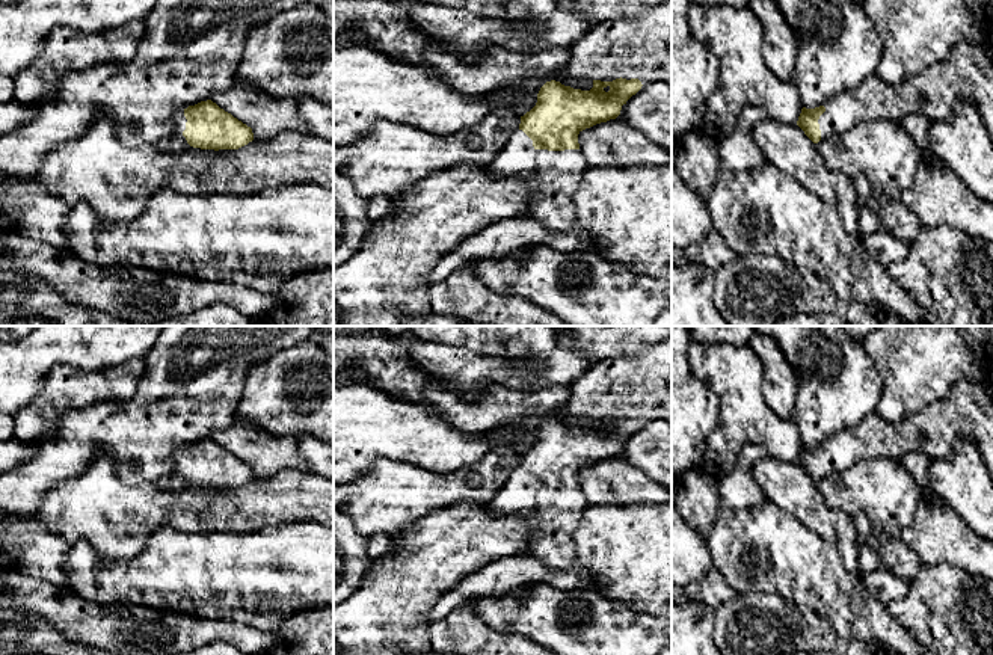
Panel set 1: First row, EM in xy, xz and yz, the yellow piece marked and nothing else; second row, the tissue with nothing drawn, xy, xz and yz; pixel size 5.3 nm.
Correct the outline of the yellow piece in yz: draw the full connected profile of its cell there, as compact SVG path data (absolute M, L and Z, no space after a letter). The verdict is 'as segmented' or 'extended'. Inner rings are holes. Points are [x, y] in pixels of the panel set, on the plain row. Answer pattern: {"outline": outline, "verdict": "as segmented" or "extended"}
{"outline": "M993 379L960 380L948 397L898 424L871 412L856 427L835 433L824 444L803 445L797 463L818 481L866 459L902 460L910 453L946 457L961 439L976 444L993 478Z", "verdict": "extended"}

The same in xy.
{"outline": "M211 438L174 453L174 471L193 486L238 487L254 478L252 466Z", "verdict": "extended"}

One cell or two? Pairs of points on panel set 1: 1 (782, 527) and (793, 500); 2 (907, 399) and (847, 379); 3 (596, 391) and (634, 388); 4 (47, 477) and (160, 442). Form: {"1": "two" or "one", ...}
{"1": "two", "2": "two", "3": "one", "4": "one"}

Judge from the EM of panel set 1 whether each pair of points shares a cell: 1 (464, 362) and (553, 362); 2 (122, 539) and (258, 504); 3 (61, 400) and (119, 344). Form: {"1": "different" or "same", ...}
{"1": "same", "2": "same", "3": "different"}

